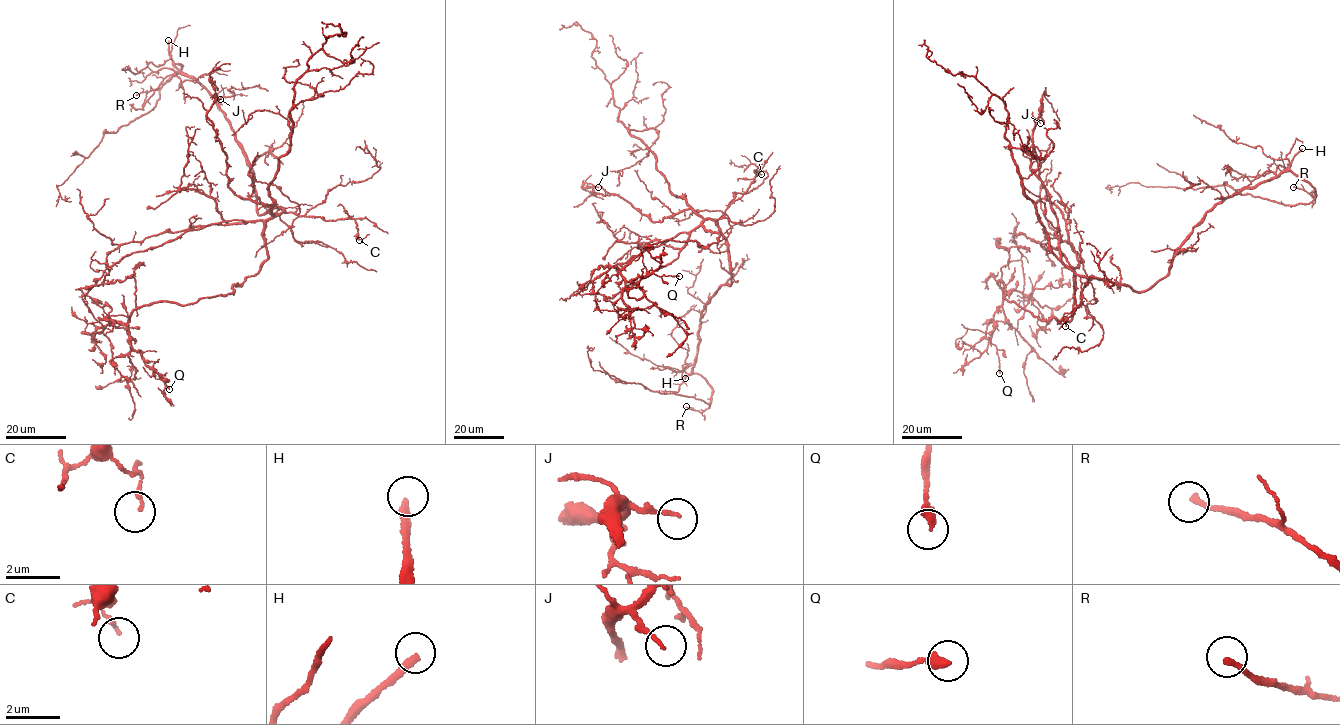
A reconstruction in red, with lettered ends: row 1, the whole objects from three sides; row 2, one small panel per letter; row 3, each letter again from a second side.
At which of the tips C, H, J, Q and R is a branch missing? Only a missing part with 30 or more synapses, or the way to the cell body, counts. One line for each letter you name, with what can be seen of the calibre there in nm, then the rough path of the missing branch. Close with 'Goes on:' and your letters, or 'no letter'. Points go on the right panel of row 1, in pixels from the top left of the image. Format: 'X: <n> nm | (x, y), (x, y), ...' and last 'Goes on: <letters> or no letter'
H: 260 nm | (1302, 148), (1311, 138), (1314, 119), (1322, 110), (1319, 108)
Goes on: H

